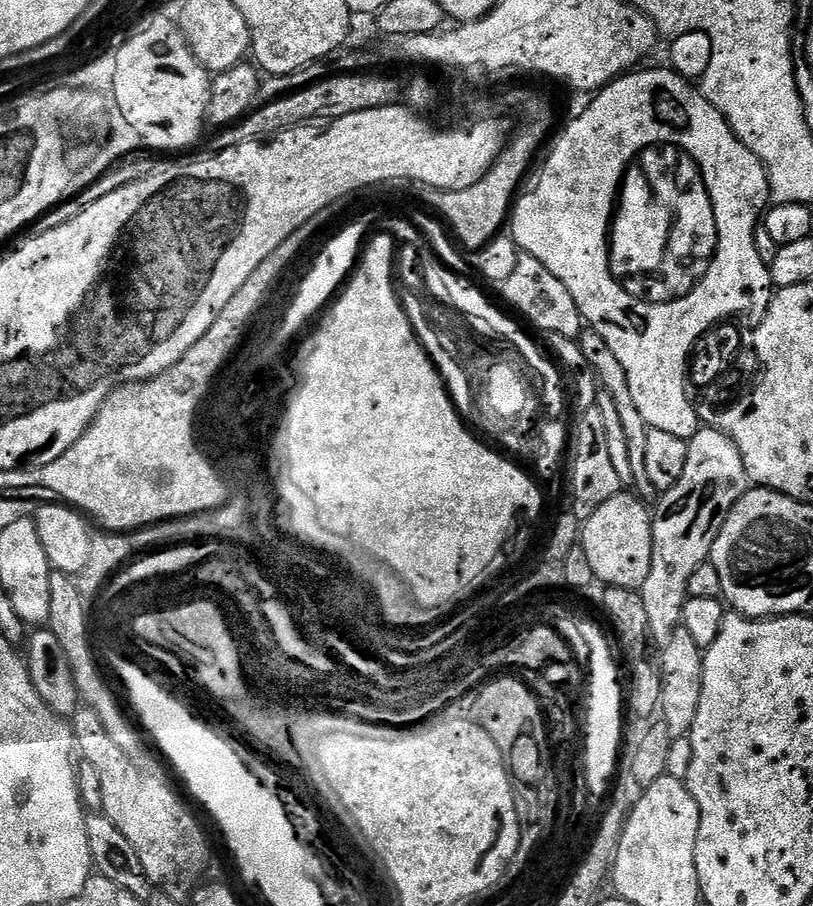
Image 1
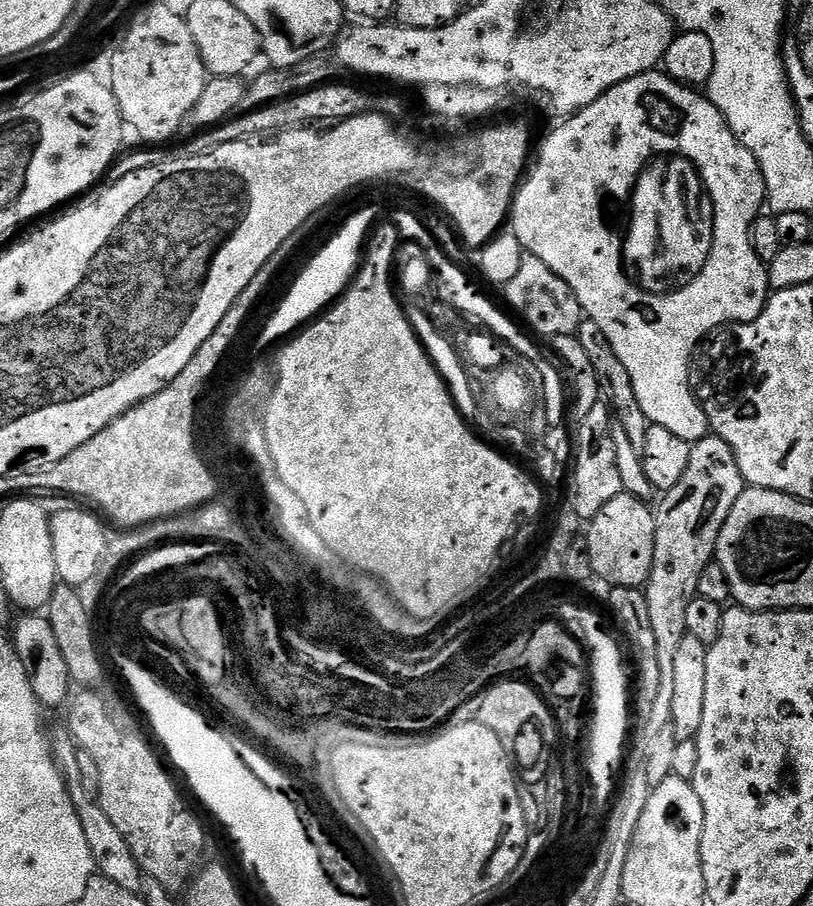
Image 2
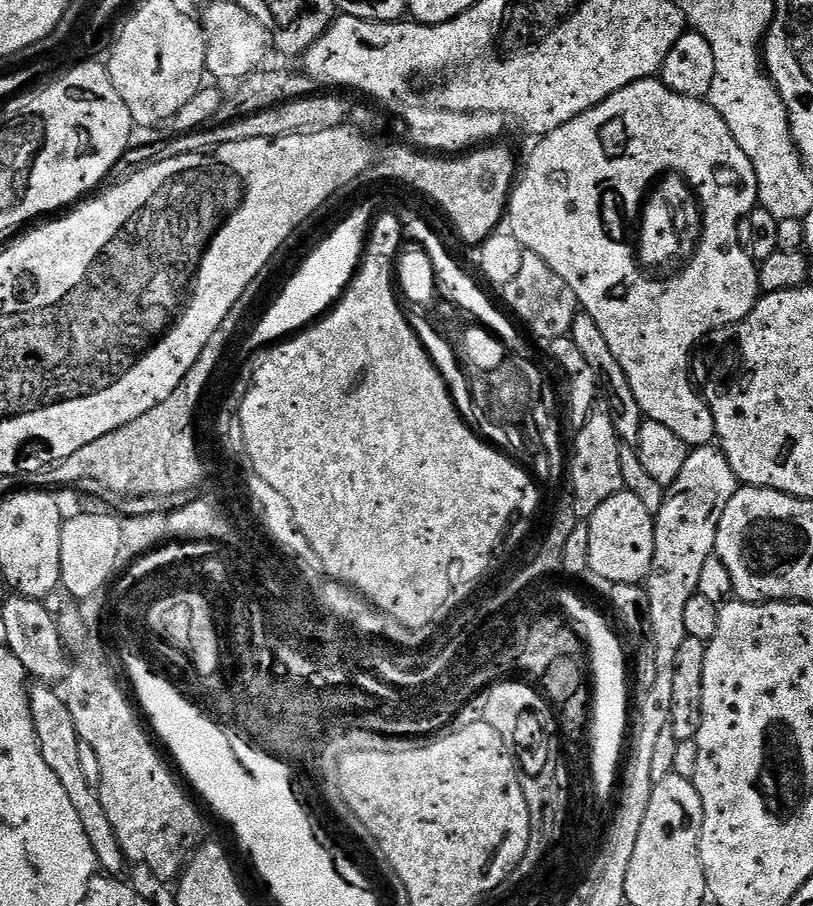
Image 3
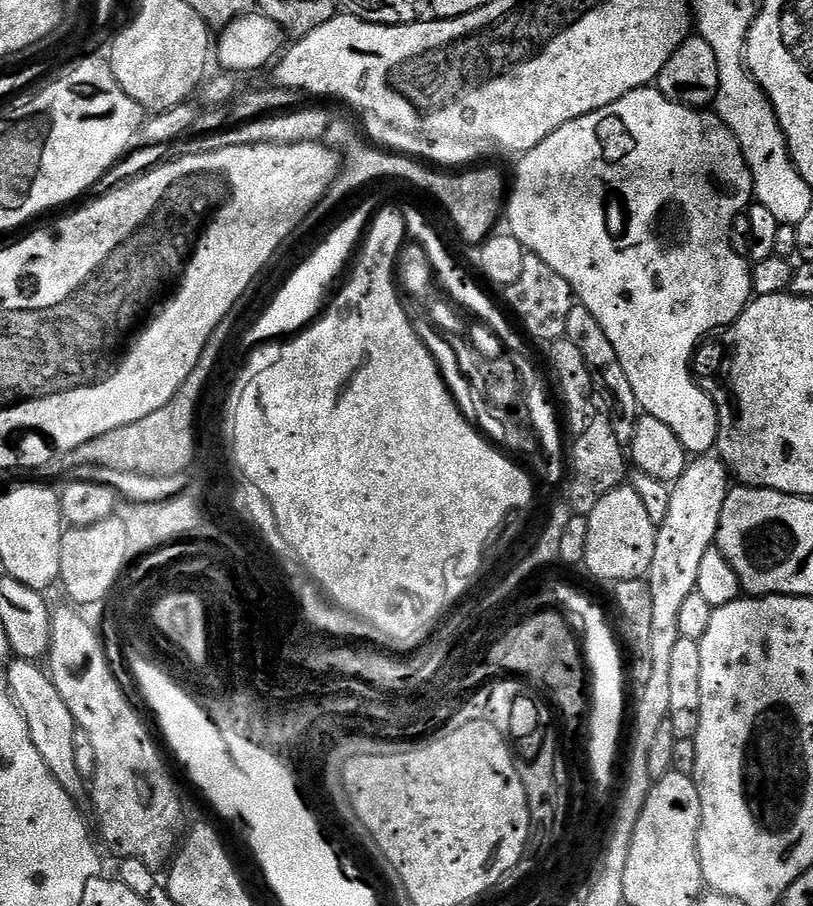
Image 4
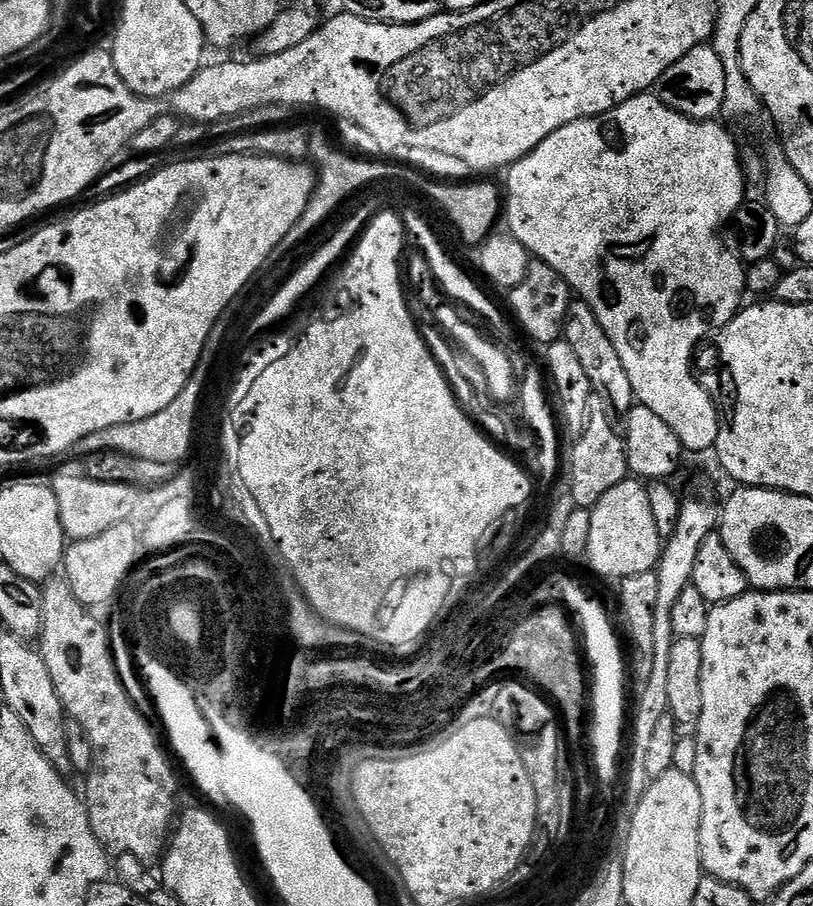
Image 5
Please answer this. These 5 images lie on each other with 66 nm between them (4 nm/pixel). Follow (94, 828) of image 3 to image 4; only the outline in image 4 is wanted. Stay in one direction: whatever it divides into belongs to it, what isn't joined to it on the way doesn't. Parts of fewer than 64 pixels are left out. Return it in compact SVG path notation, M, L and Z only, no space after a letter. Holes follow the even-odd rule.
M13 659L5 674L8 688L16 705L22 710L30 729L30 736L38 754L42 756L47 769L54 774L55 780L71 797L77 807L84 808L90 802L90 790L88 782L82 778L75 763L74 738L77 734L76 720L66 707L57 687L52 682L51 675L35 661Z

